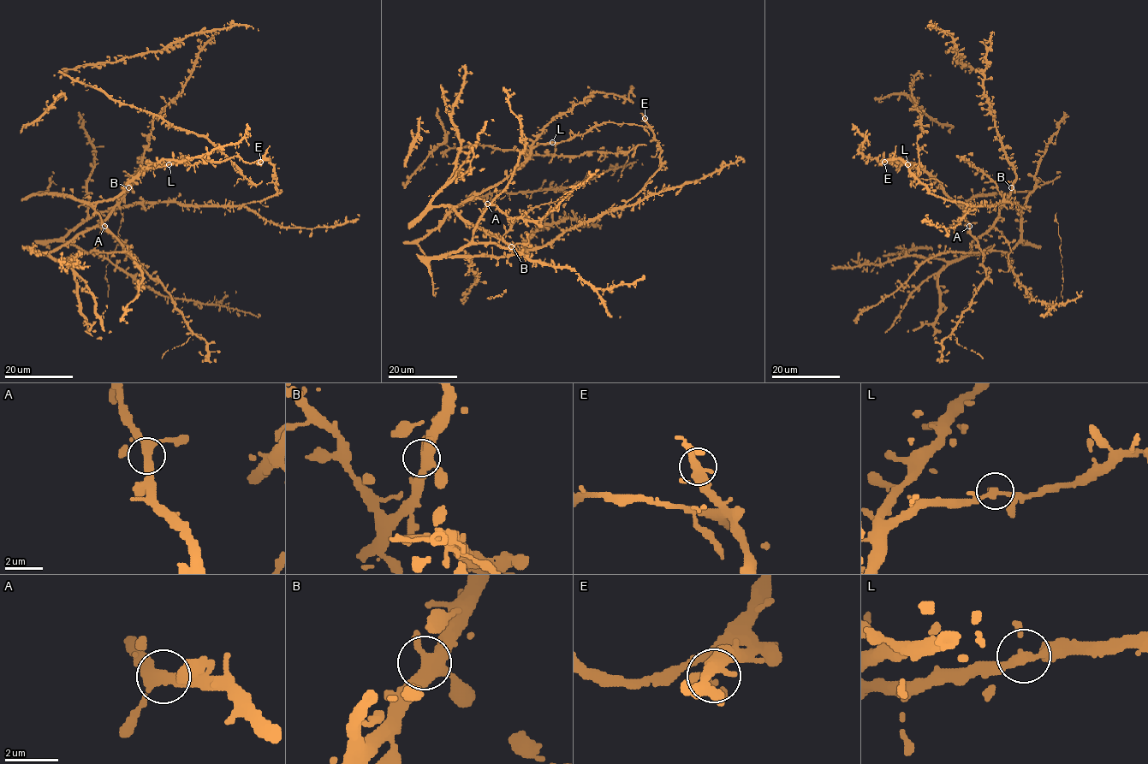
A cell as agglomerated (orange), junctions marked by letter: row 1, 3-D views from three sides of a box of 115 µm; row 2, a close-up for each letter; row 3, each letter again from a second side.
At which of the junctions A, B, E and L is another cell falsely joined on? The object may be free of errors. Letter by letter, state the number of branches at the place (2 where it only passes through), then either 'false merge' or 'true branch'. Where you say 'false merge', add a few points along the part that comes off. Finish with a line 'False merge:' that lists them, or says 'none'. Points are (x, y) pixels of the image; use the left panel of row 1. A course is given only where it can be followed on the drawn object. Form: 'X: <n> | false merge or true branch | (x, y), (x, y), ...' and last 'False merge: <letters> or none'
A: 3 | true branch
B: 3 | true branch
E: 3 | true branch
L: 3 | true branch
False merge: none

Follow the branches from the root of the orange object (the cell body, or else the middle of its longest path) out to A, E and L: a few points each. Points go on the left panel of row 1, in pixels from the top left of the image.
A: (264, 199), (276, 192), (268, 158), (168, 163), (146, 168), (117, 196), (98, 202), (95, 211), (104, 226)
E: (264, 199), (276, 192), (276, 173), (268, 158), (260, 162)
L: (264, 199), (276, 192), (275, 168), (268, 158), (260, 157), (246, 162), (233, 156), (222, 161), (169, 163)

